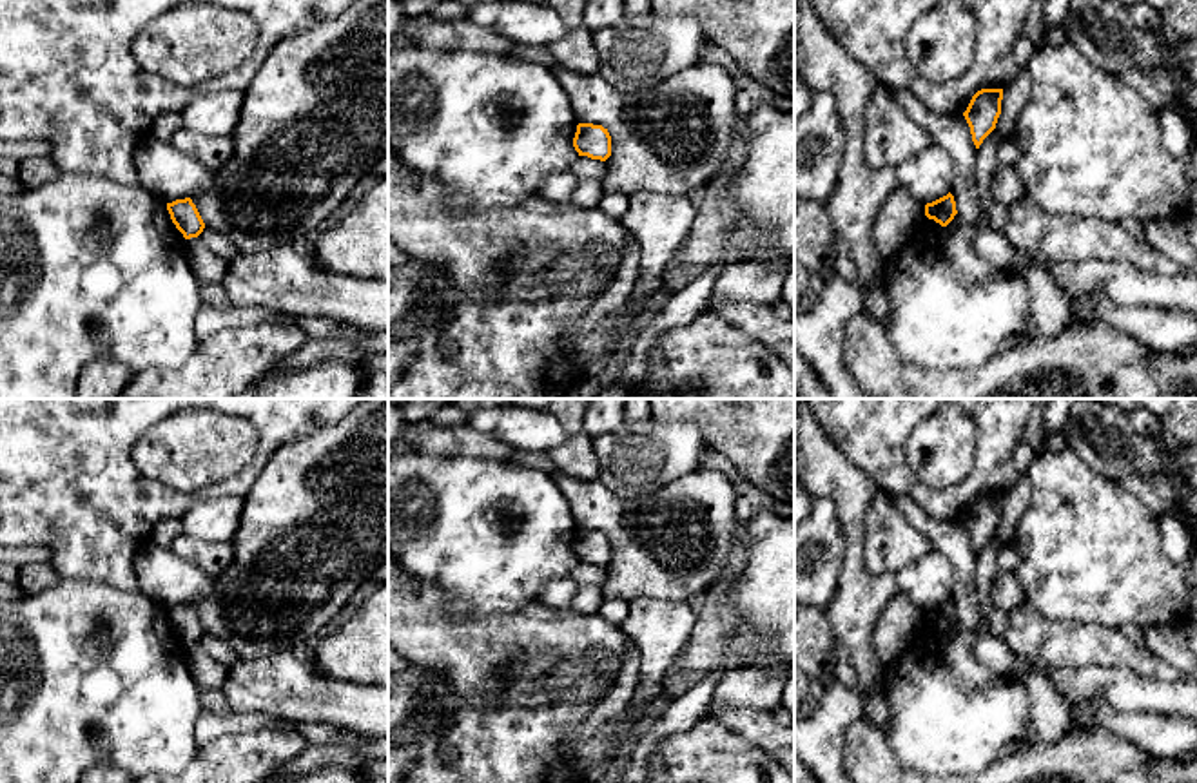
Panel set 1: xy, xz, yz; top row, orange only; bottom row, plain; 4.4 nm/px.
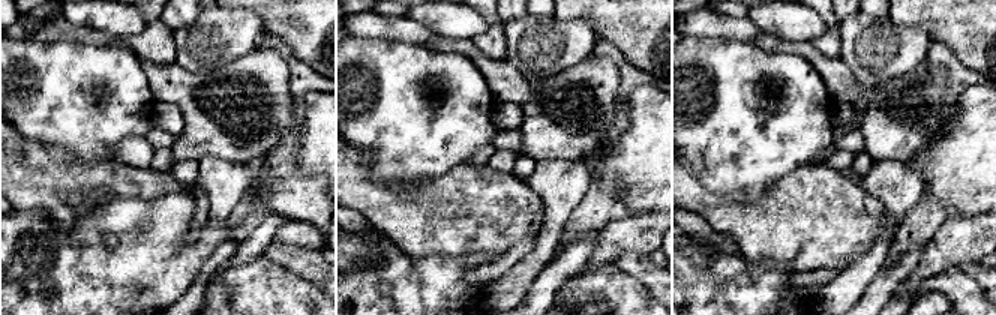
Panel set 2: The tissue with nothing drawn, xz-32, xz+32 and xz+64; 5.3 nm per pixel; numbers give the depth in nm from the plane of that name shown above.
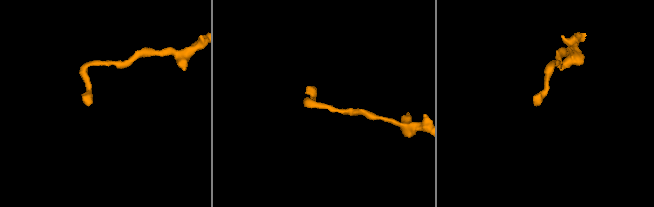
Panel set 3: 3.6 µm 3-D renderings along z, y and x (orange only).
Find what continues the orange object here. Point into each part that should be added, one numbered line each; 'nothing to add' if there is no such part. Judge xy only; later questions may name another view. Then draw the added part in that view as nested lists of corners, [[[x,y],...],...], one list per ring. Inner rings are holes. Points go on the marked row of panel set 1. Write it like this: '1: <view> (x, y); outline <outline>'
nothing to add

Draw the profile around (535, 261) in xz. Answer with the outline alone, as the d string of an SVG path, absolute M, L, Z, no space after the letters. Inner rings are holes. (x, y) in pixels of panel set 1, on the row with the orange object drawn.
M542 246L533 248L528 254L517 257L510 270L521 276L539 276L546 272L555 261L559 261L560 254L553 248Z

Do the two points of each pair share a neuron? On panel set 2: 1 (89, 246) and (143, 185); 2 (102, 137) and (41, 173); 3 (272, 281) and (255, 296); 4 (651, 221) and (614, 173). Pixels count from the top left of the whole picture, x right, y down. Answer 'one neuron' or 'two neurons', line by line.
1: two neurons
2: two neurons
3: one neuron
4: two neurons

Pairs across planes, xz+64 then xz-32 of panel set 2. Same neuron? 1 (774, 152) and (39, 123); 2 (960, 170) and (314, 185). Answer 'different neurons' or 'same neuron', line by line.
1: same neuron
2: different neurons

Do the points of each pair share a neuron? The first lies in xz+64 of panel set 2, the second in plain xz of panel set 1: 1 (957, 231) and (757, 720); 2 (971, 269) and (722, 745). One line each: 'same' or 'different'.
1: different
2: different

